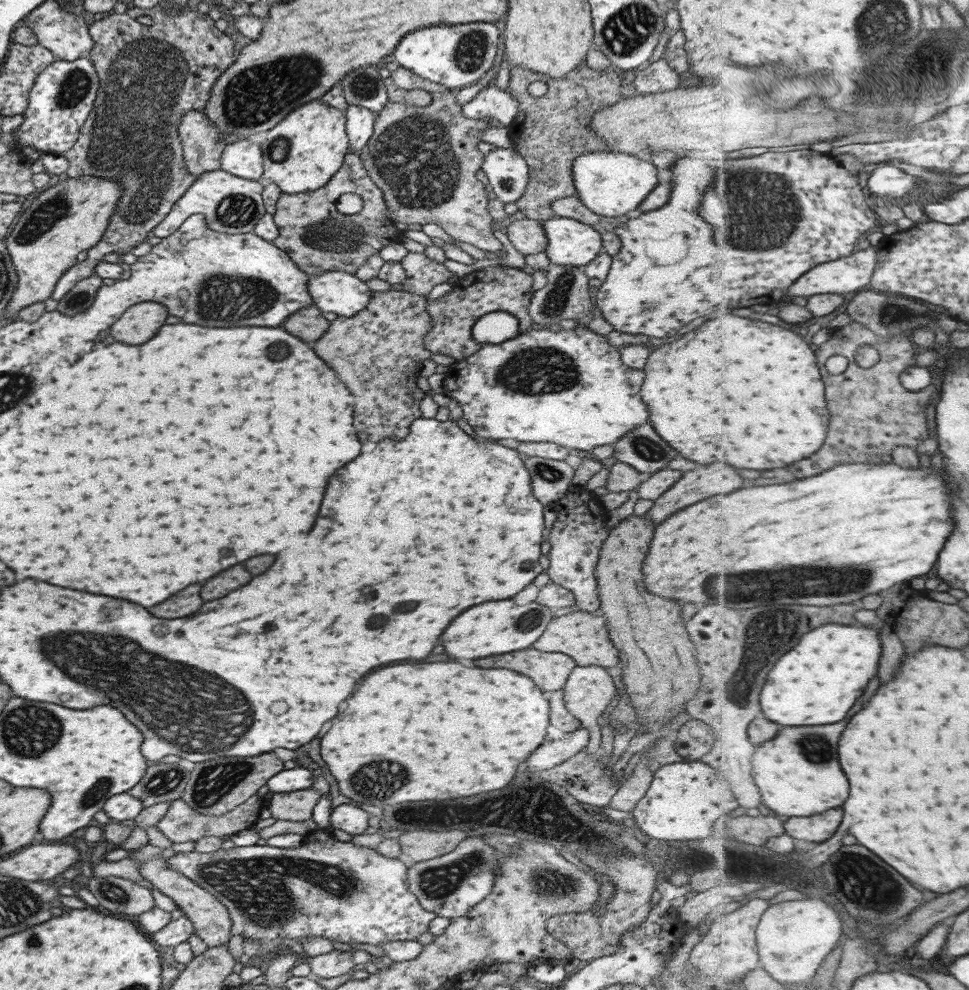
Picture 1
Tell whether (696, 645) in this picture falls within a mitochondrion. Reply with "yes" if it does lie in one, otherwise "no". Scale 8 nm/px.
no

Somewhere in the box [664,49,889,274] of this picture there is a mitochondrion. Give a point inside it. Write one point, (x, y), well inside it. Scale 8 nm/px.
(766, 206)

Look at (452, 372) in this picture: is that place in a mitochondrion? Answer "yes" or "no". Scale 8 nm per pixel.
no

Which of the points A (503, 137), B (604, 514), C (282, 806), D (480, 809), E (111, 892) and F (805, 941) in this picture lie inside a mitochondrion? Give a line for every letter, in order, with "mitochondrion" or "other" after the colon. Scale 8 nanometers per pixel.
A: other
B: other
C: other
D: other
E: mitochondrion
F: other

